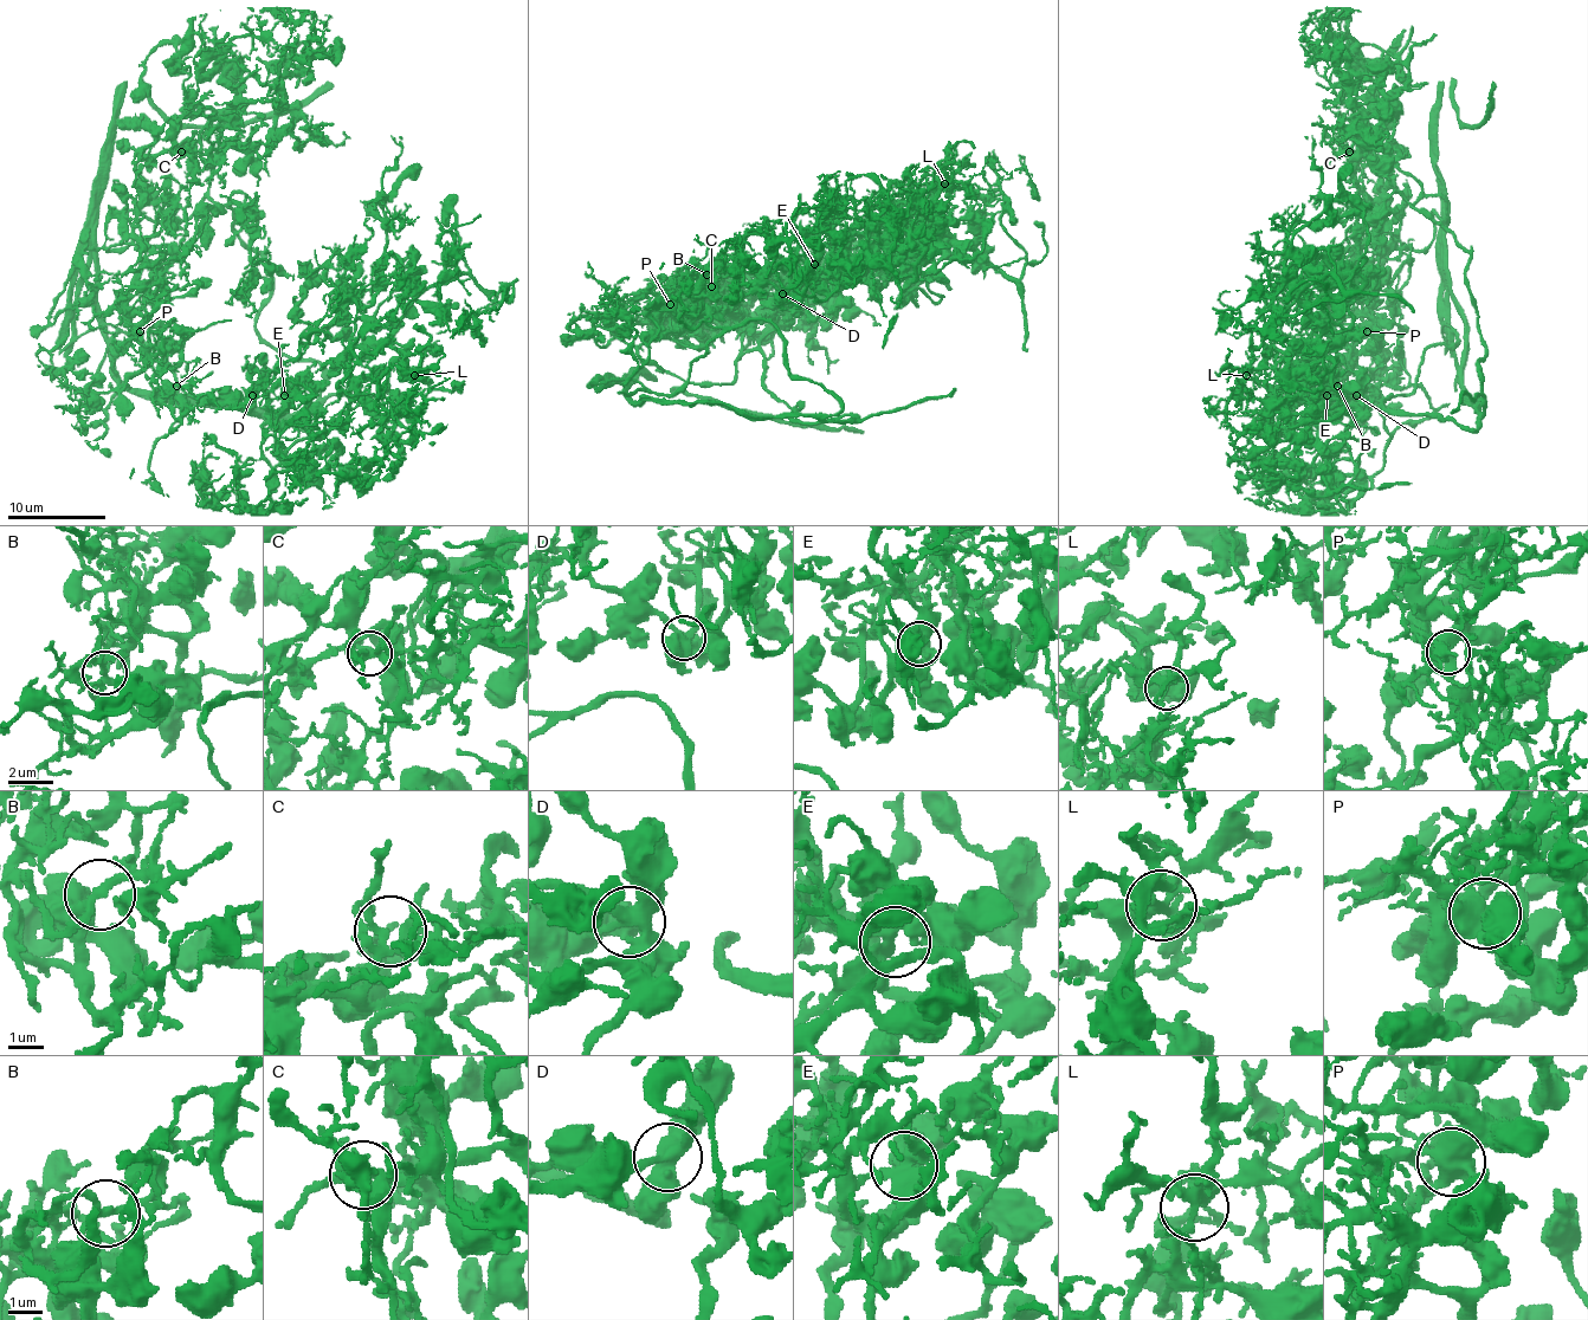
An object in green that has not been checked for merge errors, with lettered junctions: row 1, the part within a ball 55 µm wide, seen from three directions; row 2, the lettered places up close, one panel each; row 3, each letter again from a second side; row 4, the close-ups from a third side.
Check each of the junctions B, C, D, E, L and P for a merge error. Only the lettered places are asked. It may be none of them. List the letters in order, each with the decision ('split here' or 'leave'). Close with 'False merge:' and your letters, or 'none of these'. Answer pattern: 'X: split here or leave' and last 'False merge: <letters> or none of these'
B: leave
C: leave
D: leave
E: leave
L: leave
P: leave
False merge: none of these

